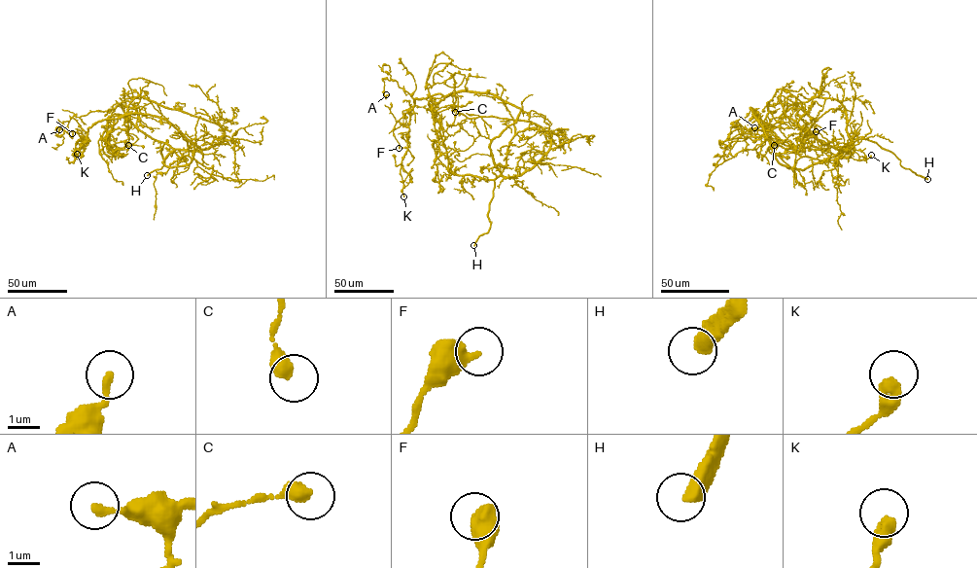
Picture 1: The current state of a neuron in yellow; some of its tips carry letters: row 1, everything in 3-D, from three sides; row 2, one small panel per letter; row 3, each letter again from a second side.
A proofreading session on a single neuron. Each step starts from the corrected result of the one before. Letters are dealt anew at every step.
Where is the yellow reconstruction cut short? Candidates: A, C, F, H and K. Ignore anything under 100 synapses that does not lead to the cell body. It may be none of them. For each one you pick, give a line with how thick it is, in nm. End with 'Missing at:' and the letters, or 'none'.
H: 480 nm thick
Missing at: H

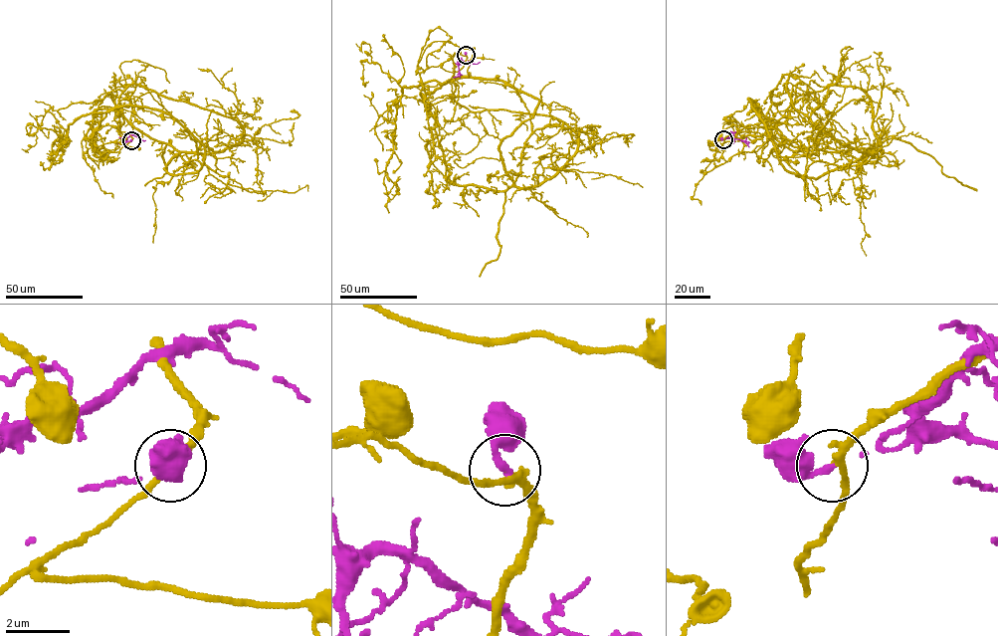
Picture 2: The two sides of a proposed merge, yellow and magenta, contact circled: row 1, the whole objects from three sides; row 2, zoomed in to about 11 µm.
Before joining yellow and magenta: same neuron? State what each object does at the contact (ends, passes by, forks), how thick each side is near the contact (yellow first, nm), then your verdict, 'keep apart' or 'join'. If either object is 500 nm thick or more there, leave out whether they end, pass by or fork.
yellow passes by; magenta ends; calibres 200 and 240 nm; keep apart

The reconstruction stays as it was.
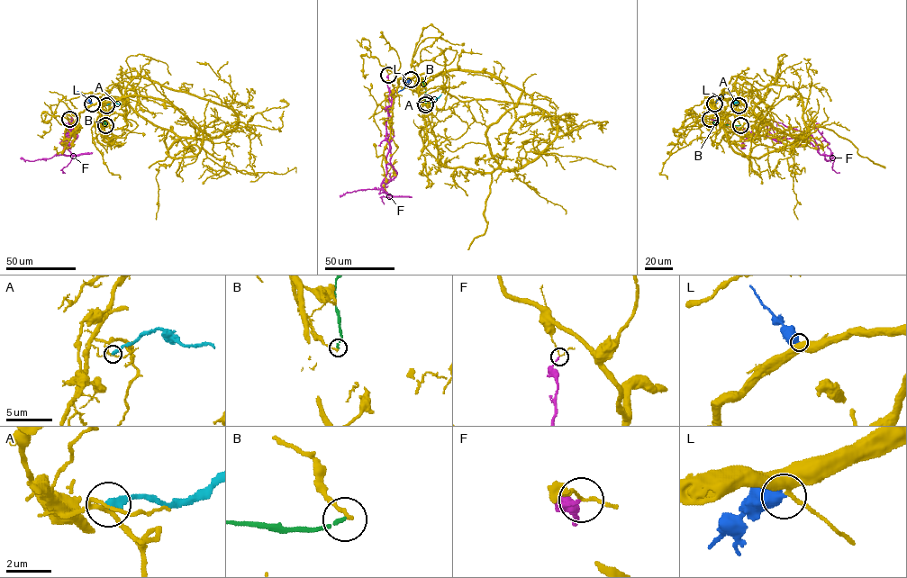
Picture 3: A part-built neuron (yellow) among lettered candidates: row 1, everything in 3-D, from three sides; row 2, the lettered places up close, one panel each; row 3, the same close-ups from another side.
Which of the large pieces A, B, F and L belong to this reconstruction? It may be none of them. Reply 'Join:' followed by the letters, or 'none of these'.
Join: L

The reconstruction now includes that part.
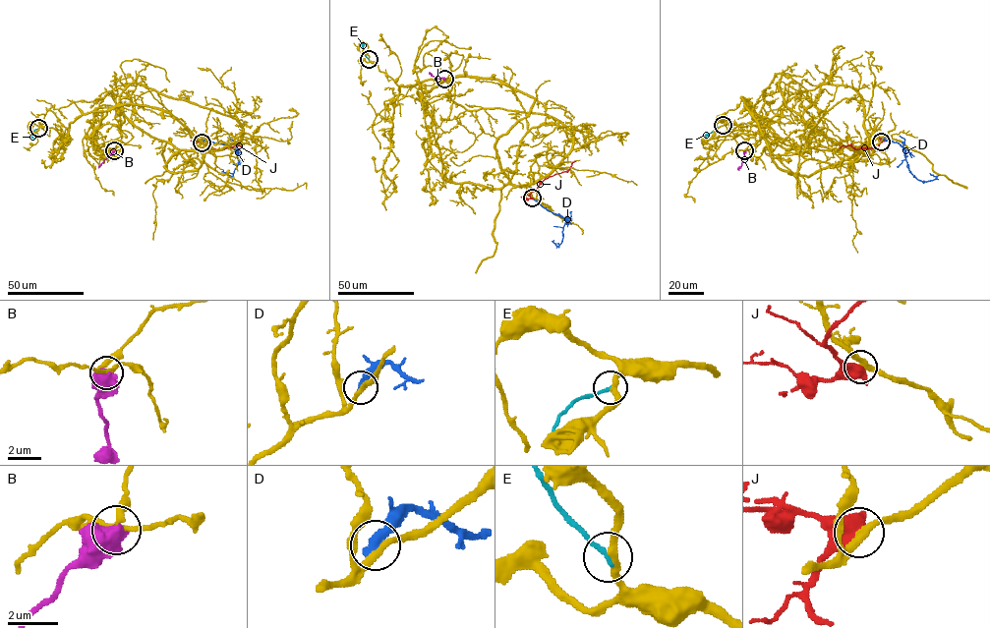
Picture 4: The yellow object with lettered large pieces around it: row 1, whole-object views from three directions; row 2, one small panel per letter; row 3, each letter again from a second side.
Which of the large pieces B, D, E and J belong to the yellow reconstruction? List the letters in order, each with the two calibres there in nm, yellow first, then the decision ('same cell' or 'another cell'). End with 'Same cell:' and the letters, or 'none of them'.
B: 220 nm thick on the yellow side, 850 nm on the other; another cell
D: 280 nm thick on the yellow side, 400 nm on the other; same cell
E: 300 nm thick on the yellow side, 200 nm on the other; another cell
J: 280 nm thick on the yellow side, 600 nm on the other; another cell
Same cell: D

